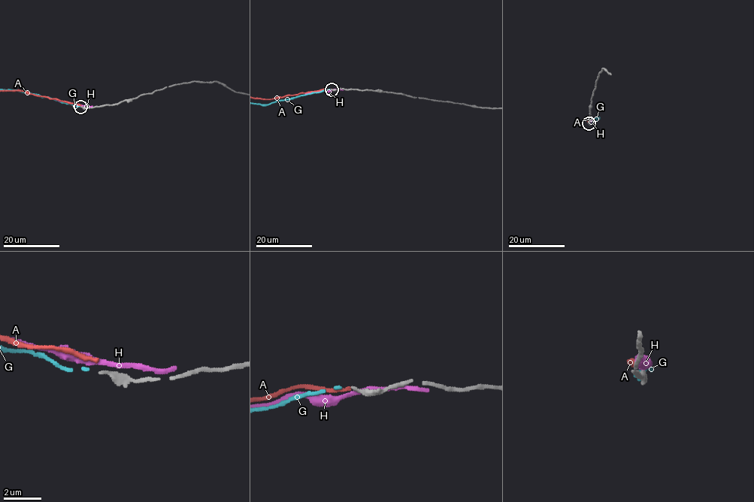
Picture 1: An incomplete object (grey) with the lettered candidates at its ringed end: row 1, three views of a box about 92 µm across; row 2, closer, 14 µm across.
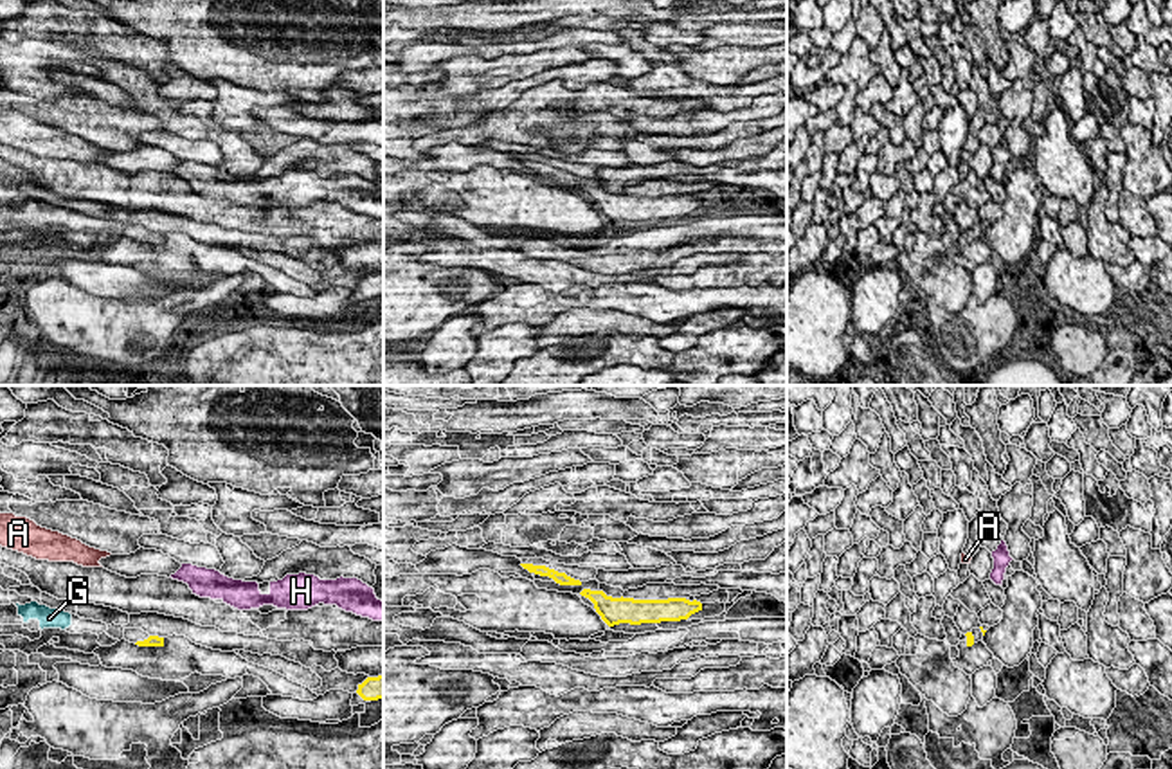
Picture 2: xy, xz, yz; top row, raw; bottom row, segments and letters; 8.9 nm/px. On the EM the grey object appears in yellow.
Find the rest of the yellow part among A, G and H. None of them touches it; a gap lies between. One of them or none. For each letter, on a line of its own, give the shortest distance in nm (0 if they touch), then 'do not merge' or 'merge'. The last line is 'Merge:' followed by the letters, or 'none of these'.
A: 600 nm | do not merge
G: 600 nm | merge
H: 400 nm | do not merge
Merge: G

